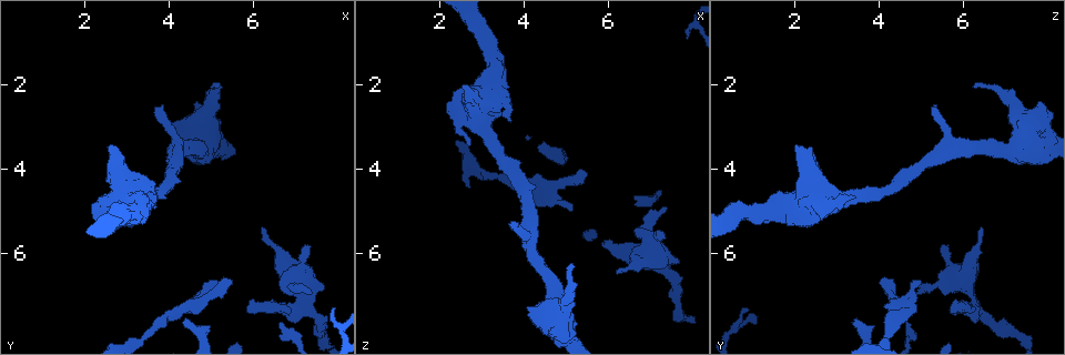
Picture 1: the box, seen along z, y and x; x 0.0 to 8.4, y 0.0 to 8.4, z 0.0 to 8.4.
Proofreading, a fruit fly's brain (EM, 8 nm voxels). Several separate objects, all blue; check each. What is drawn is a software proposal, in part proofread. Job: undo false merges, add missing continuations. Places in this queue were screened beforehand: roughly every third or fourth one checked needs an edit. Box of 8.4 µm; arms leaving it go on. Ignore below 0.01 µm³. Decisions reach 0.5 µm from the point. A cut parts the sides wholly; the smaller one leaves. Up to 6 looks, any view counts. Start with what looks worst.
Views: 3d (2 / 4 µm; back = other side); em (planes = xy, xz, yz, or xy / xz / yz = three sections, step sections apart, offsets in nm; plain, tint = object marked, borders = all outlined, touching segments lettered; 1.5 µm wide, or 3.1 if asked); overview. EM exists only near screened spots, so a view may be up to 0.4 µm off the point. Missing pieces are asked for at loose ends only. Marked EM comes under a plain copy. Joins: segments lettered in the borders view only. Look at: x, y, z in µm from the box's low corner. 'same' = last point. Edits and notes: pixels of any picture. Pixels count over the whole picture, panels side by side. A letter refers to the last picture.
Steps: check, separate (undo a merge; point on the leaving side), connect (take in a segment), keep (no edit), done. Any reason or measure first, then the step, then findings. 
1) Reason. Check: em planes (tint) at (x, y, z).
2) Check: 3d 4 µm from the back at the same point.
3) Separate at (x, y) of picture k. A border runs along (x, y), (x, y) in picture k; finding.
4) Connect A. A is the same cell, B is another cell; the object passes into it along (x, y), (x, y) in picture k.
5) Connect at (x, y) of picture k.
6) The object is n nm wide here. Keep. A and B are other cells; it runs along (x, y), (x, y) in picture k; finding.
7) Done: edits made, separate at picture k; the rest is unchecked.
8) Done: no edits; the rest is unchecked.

Free end. Check: 3d 2 µm at (4.35, 7.75, 3.45).

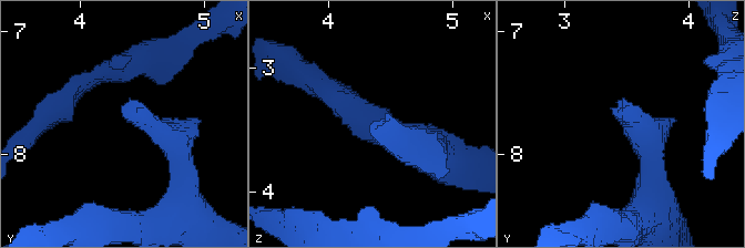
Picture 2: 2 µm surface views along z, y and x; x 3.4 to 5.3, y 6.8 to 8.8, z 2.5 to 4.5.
Shape alone is not enough. Check: em planes (tint) at (4.34, 7.68, 3.46).

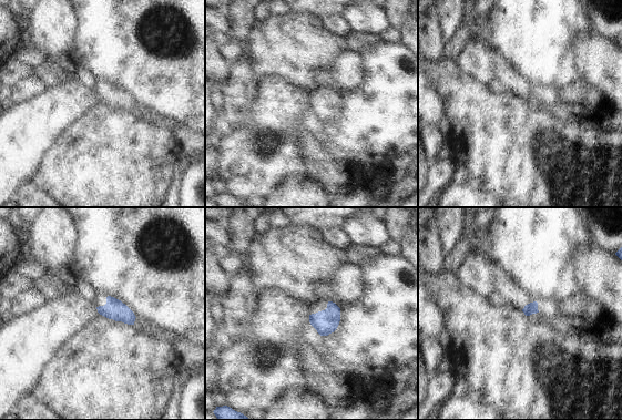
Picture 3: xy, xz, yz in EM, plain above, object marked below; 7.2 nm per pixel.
See the neighbours. Check: em planes (borders) at the same point.

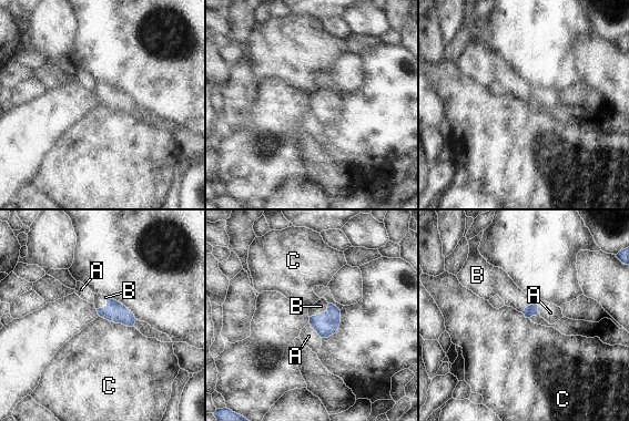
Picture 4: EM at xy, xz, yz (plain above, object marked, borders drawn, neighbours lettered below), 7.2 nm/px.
The longest contact is with C, 280 nm. Connect B. B is the same cell, A and C are other cells; the cell continues.

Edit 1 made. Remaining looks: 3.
Check: overview.

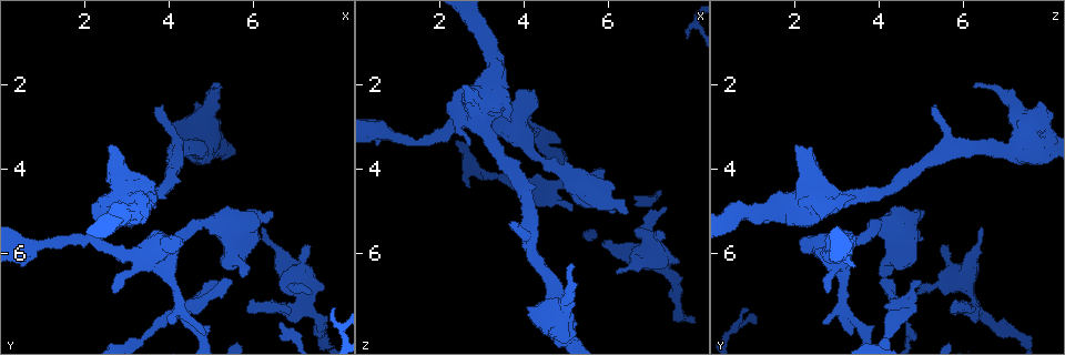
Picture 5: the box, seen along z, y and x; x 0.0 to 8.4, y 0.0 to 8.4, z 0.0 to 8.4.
An open end. Check: em planes (borders) at (5.10, 6.65, 5.05).

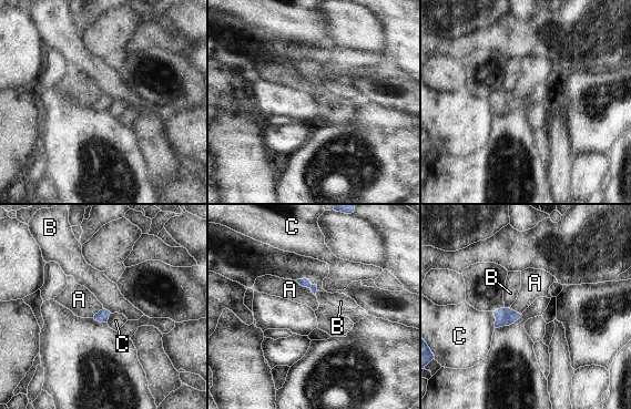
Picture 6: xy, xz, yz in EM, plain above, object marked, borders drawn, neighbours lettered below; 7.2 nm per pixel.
Keep. A, B and C are other cells; a border runs along (295, 280), (311, 288) in picture 6; none of them fits.

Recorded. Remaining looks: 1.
Done: edits made, connect at picture 4; the rest is unchecked.

